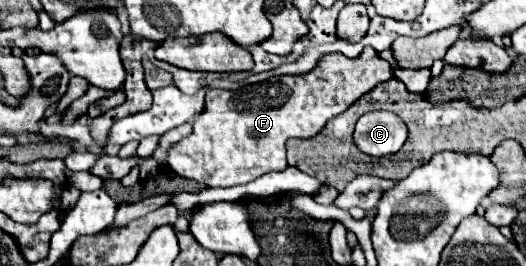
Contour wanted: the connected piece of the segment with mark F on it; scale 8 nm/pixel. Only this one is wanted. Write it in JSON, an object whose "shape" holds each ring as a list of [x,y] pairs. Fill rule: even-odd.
{"shape":[[[365,47],[355,59],[327,53],[309,73],[281,75],[275,83],[261,81],[237,91],[207,89],[205,109],[193,121],[193,133],[169,149],[167,164],[177,175],[207,187],[241,185],[265,173],[283,171],[287,139],[317,135],[331,117],[391,77],[391,65],[373,47]]]}

